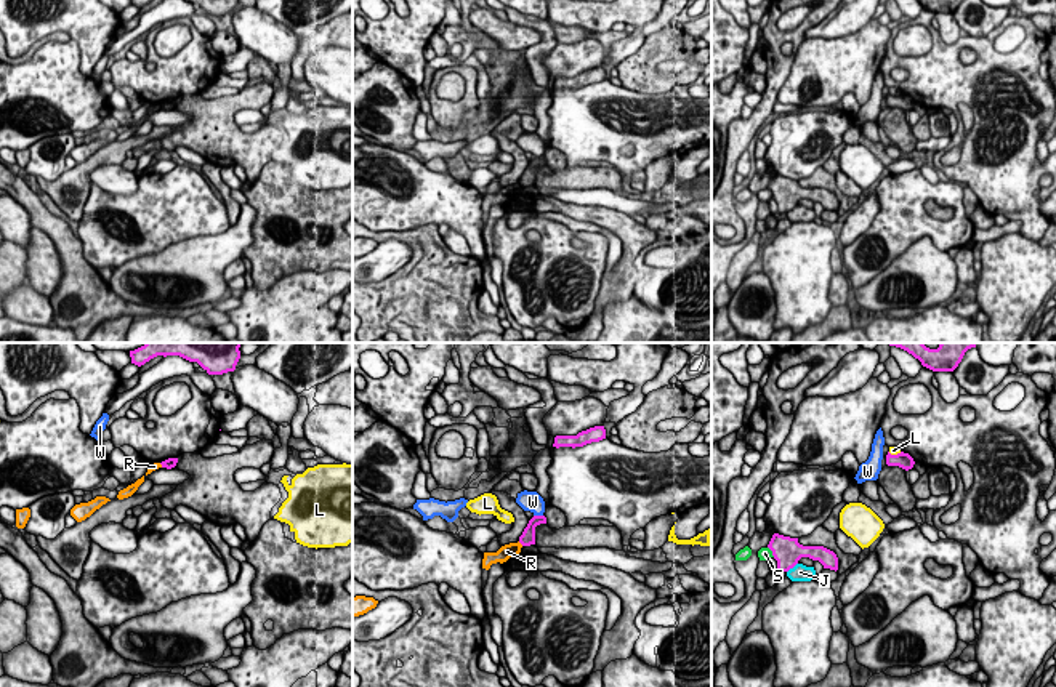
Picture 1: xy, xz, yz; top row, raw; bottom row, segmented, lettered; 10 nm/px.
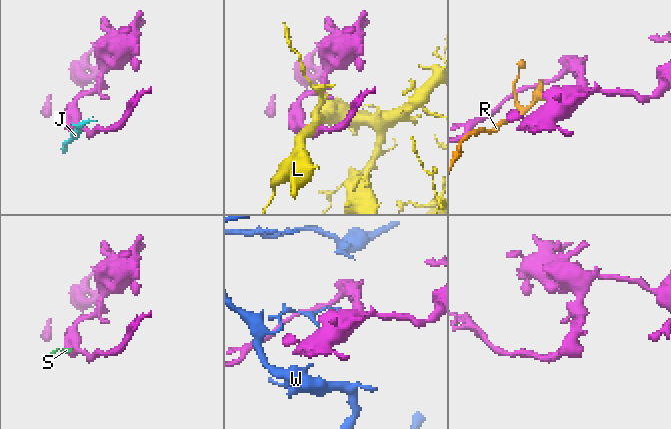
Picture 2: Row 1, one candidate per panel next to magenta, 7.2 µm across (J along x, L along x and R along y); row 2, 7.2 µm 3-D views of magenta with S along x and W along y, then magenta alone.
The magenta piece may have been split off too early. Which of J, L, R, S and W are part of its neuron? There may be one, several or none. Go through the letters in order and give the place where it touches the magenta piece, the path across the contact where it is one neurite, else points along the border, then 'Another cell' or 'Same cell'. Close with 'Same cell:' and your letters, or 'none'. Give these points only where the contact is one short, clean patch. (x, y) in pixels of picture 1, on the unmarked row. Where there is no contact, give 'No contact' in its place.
J: Touches magenta at yz (792, 208). Boundary: yz (797, 204), (787, 213). Another cell
L: Touches magenta at yz (894, 96). Another cell
R: Touches magenta at xz (521, 184). Boundary: xz (518, 183), (523, 186). Another cell
S: Touches magenta at yz (771, 191). Boundary: yz (768, 188), (774, 197). Another cell
W: Touches magenta at xz (539, 157). Boundary: xz (534, 156), (542, 157). Another cell
Same cell: none

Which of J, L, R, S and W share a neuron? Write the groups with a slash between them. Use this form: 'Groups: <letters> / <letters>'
Groups: J R S / L / W

